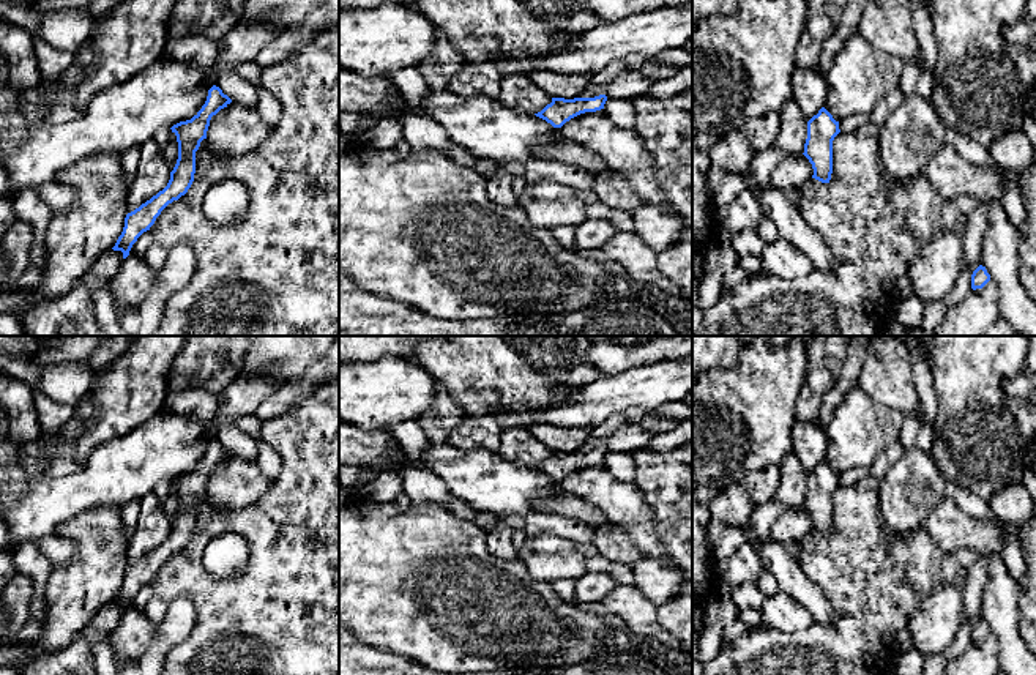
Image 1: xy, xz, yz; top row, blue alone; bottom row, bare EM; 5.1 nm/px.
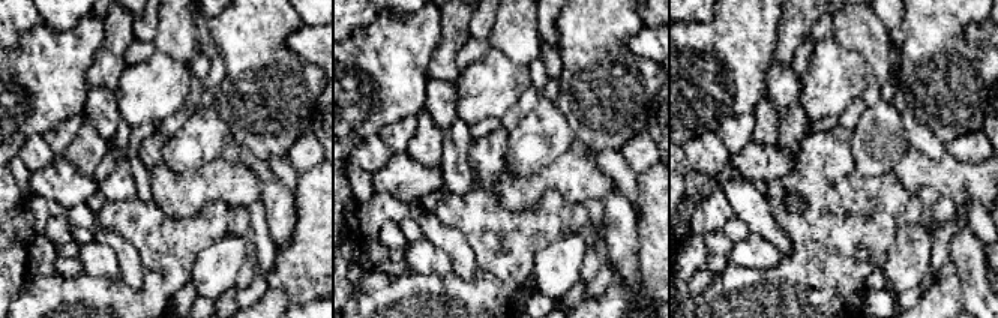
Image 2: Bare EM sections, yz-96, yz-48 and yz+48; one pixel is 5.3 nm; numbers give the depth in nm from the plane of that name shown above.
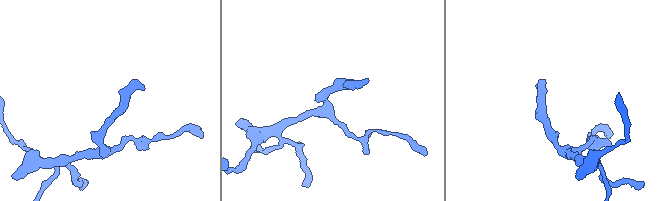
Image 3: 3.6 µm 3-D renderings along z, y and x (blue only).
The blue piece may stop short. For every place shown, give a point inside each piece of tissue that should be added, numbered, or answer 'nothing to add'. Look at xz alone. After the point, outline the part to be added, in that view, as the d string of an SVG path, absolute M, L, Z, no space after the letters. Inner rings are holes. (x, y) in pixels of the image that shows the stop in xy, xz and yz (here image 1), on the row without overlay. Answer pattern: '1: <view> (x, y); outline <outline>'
1: xz (599, 434); outline M621 412L609 418L604 424L594 427L591 431L590 440L583 445L580 451L594 451L599 448L606 448L607 438L620 427L628 424L628 416Z

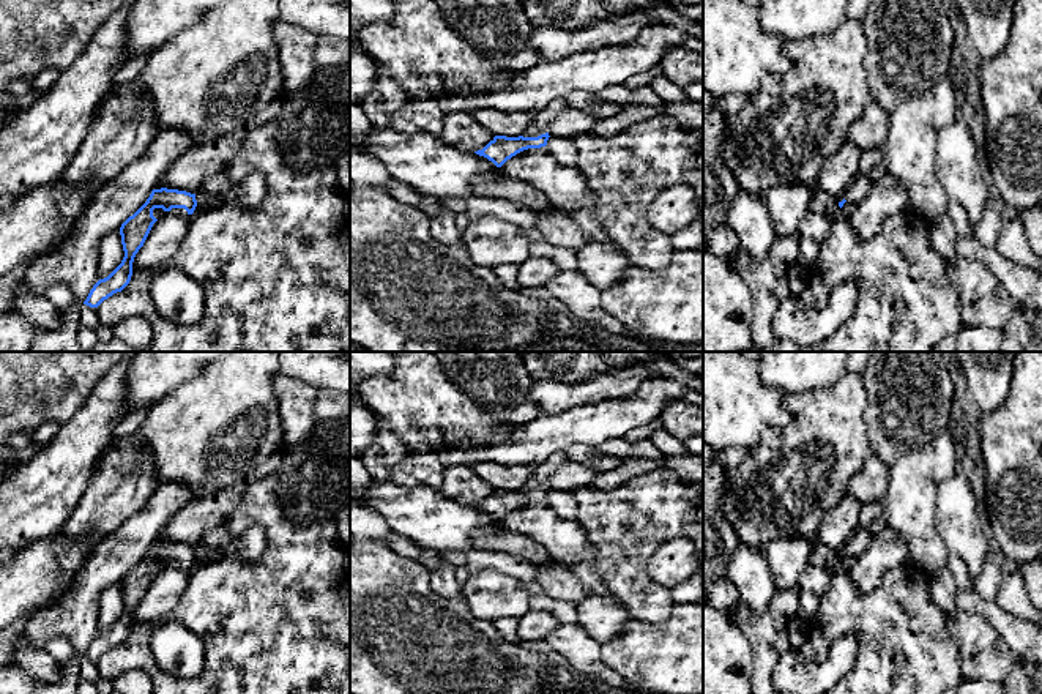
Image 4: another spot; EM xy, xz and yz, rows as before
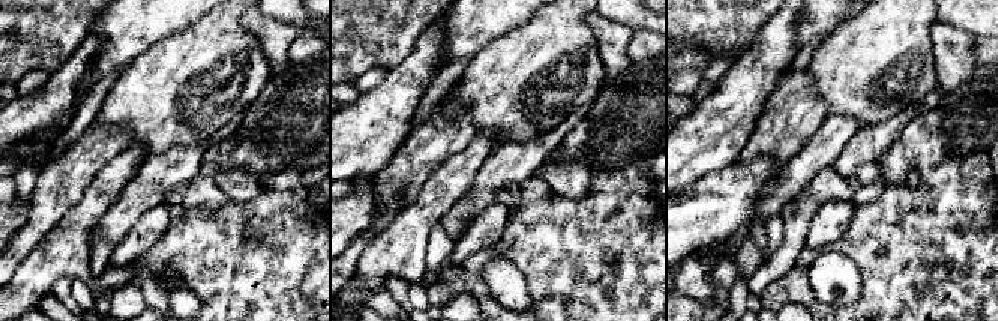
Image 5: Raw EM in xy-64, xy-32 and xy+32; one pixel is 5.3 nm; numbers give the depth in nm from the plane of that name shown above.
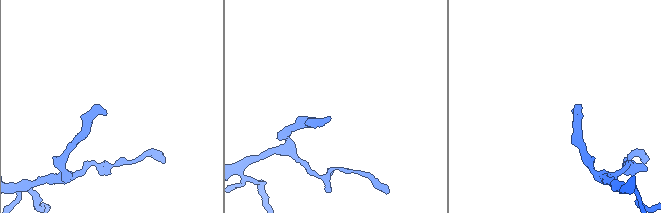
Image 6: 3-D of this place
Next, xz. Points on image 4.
1: xz (543, 472); outline M566 451L556 453L549 462L544 462L534 468L531 479L523 486L523 491L538 491L549 486L549 478L558 467L566 464L569 459Z

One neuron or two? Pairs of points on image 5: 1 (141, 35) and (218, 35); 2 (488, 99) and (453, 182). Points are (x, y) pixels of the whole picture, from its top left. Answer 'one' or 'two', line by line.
1: two
2: two

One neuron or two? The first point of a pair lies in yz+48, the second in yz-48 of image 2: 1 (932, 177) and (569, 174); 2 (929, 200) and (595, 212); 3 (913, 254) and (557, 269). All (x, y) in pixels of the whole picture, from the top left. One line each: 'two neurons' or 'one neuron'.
1: one neuron
2: one neuron
3: one neuron

